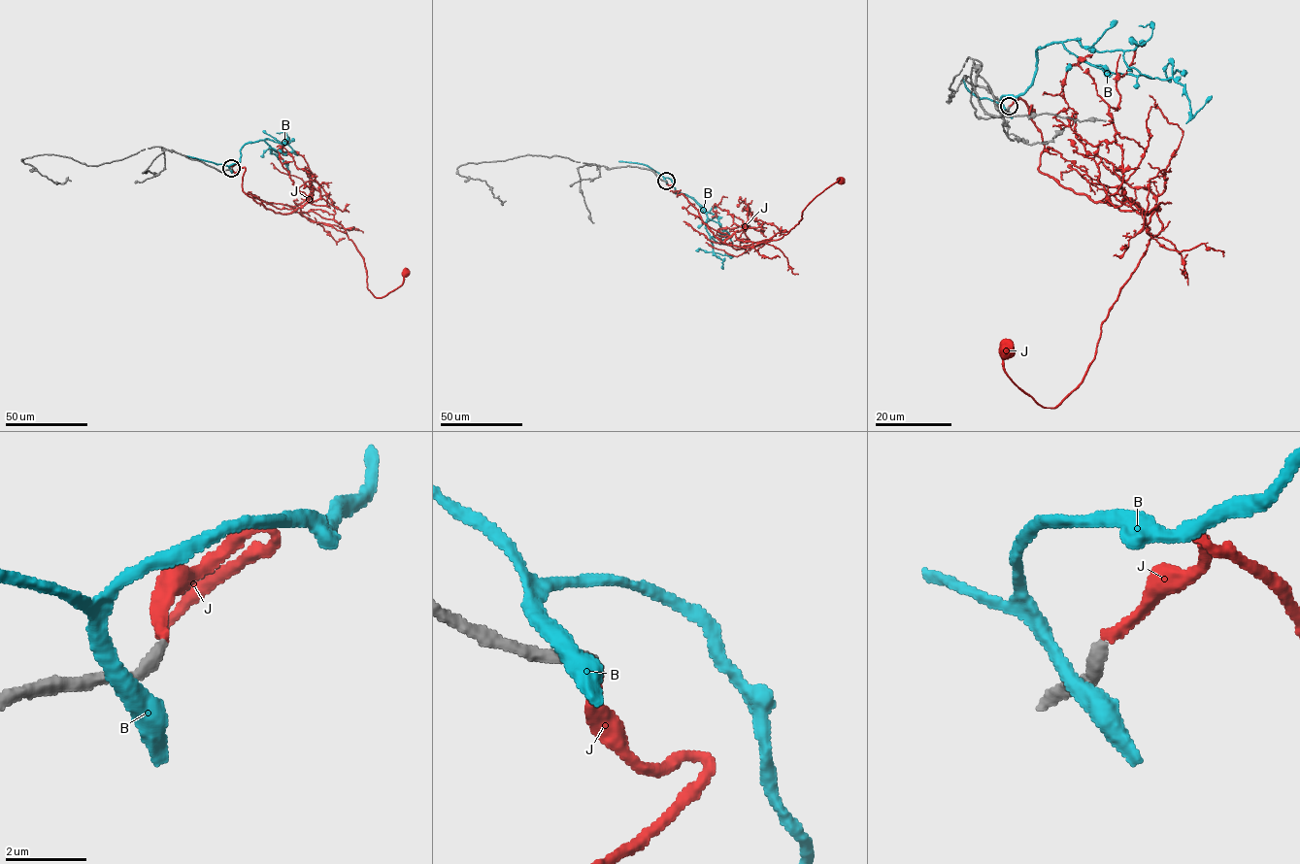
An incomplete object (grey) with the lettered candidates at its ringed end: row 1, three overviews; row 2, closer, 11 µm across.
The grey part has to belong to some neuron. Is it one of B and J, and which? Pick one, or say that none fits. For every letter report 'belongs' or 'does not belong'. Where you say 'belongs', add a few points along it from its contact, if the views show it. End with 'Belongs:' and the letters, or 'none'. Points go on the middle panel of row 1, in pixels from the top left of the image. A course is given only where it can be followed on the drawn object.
B: does not belong
J: belongs | via (666, 181), (666, 189), (680, 190), (677, 196), (718, 239), (744, 248), (782, 238), (811, 202), (840, 181)
Belongs: J

